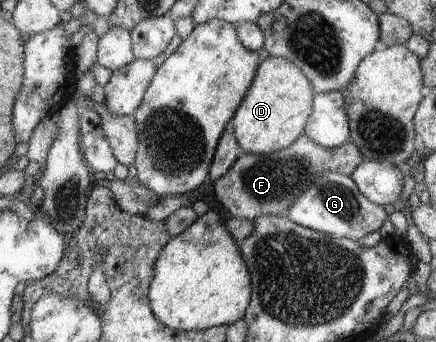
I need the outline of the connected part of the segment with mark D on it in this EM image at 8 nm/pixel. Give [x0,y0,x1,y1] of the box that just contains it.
[230,56,314,155]

